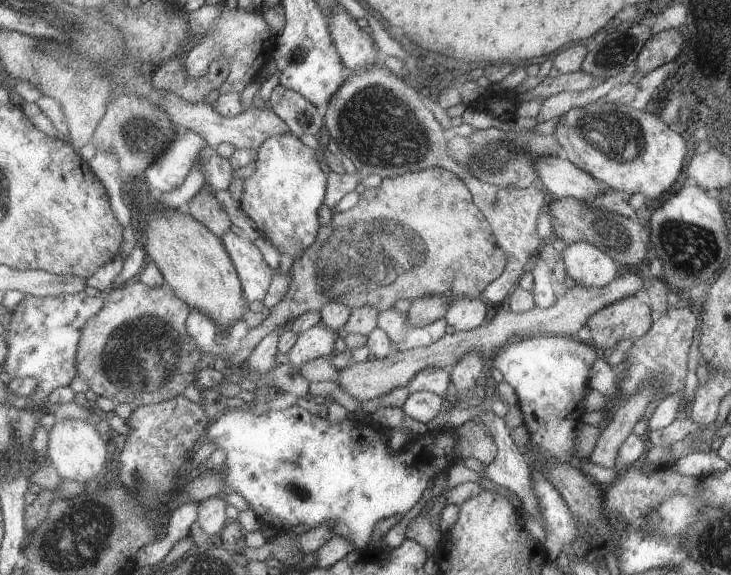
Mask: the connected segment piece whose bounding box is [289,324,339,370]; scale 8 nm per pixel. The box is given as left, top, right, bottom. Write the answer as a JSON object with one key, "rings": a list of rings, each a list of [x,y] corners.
{"rings":[[[323,324],[301,334],[299,342],[289,352],[291,366],[301,370],[309,362],[315,362],[319,358],[331,358],[335,354],[337,338],[339,338],[339,332],[335,332]]]}

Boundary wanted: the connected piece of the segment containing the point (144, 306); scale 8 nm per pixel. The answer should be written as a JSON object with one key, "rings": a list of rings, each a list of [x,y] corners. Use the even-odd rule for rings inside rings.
{"rings":[[[141,280],[127,286],[115,286],[103,296],[105,296],[105,308],[87,322],[79,346],[77,366],[79,366],[79,376],[87,382],[87,386],[97,396],[109,398],[117,406],[133,404],[135,408],[155,406],[173,400],[177,396],[183,396],[185,388],[195,384],[197,380],[195,370],[203,356],[197,342],[189,342],[187,322],[193,308],[175,294],[173,286],[165,284],[159,288],[151,288]]]}

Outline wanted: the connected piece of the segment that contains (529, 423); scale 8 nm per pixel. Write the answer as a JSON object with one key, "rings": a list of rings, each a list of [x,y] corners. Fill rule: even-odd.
{"rings":[[[535,336],[535,338],[517,338],[513,344],[505,346],[495,358],[493,368],[503,374],[503,380],[509,382],[517,394],[517,406],[523,414],[523,426],[529,432],[529,442],[539,452],[545,452],[553,458],[569,462],[579,468],[585,476],[595,480],[595,484],[605,490],[613,486],[613,480],[619,476],[617,470],[609,470],[593,464],[589,458],[577,460],[573,450],[575,420],[585,406],[585,374],[595,360],[595,348],[573,342],[565,336]]]}

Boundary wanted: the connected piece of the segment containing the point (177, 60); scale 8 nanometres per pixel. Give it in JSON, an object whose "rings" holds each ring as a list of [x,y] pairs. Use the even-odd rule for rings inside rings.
{"rings":[[[175,56],[171,62],[163,64],[161,68],[155,68],[153,84],[159,92],[177,94],[189,100],[191,104],[203,104],[203,100],[213,90],[221,90],[221,86],[225,86],[229,76],[231,76],[229,58],[217,58],[205,76],[191,78],[187,74],[187,68],[183,66],[183,56]]]}

